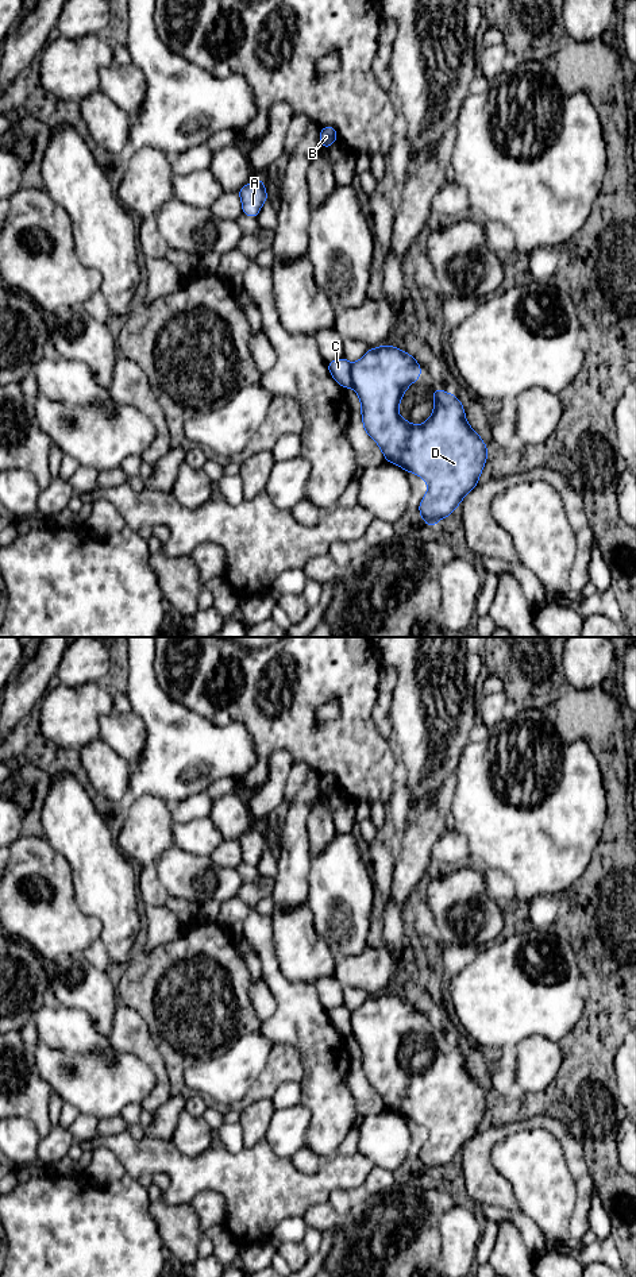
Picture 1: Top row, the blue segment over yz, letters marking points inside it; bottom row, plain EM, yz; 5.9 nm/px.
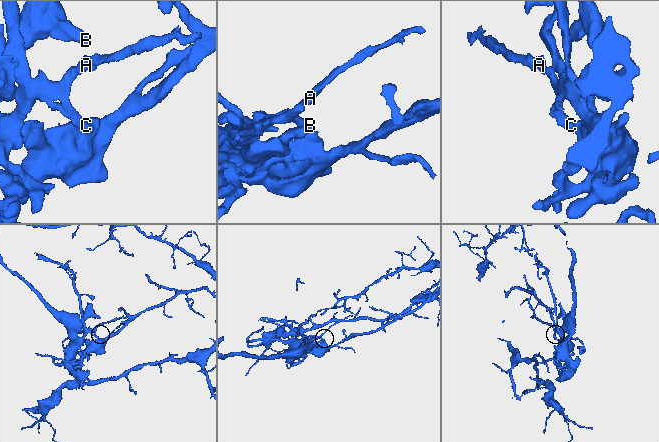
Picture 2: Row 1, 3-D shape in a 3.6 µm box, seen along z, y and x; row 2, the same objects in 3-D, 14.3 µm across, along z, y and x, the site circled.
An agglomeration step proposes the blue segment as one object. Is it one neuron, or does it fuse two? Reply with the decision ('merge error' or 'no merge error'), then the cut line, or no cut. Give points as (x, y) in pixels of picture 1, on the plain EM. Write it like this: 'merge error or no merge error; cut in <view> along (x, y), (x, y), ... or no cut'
merge error; cut in yz along (350, 1011), (350, 1030), (353, 1034)

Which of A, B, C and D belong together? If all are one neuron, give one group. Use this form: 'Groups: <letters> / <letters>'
Groups: A B C / D

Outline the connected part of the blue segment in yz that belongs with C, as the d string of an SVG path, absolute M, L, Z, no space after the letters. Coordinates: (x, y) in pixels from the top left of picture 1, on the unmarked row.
M343 1004L327 1011L332 1026L343 1035L352 1035L351 1031L351 1011Z

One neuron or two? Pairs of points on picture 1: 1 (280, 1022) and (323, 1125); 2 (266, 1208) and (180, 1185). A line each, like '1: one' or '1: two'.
1: one
2: one

